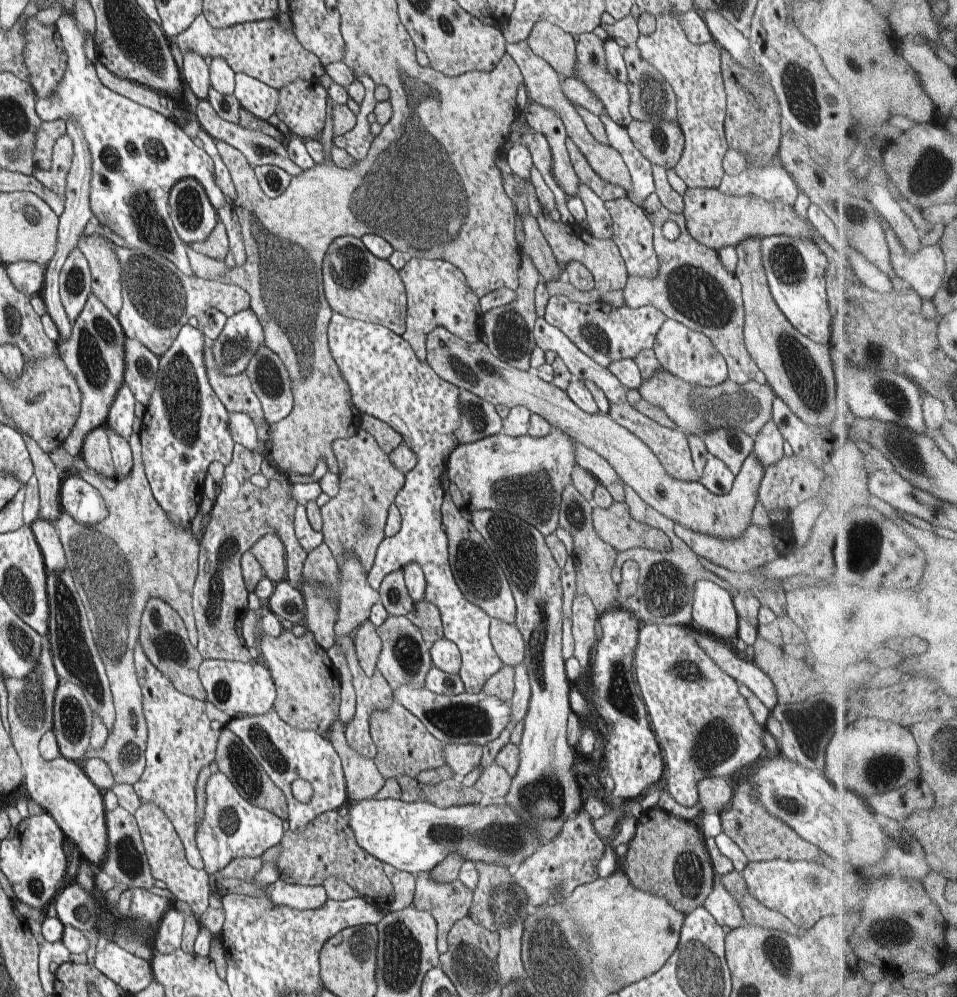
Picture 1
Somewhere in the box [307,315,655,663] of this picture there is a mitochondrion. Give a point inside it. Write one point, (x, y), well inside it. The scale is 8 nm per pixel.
(482, 369)

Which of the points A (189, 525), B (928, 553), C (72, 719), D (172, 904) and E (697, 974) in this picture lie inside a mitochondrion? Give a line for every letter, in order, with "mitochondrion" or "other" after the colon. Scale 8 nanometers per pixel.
A: other
B: other
C: mitochondrion
D: other
E: mitochondrion

